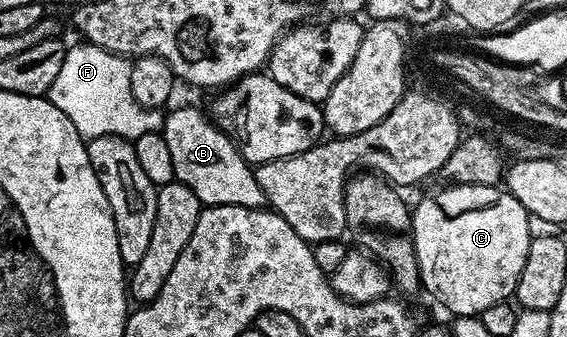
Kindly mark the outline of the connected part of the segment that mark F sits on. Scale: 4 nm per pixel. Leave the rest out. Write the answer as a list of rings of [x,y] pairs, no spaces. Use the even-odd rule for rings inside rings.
[[[87,43],[68,45],[66,59],[62,59],[62,71],[54,78],[50,100],[83,137],[85,142],[96,137],[110,135],[135,139],[147,133],[159,133],[164,127],[165,114],[159,109],[144,109],[134,99],[130,89],[132,61],[111,53],[97,45]]]

